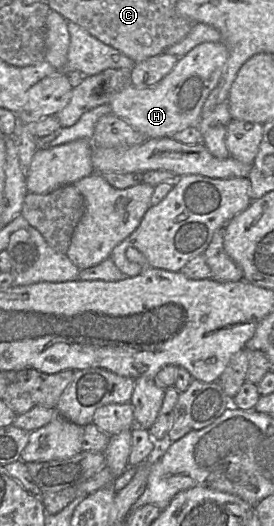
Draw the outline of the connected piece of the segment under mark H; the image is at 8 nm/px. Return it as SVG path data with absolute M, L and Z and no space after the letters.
M222 41L201 43L185 56L180 57L171 72L158 83L148 88L137 88L130 84L117 92L109 103L112 113L140 131L147 139L172 137L178 131L195 126L201 118L202 107L206 99L221 79L228 56L228 49Z

